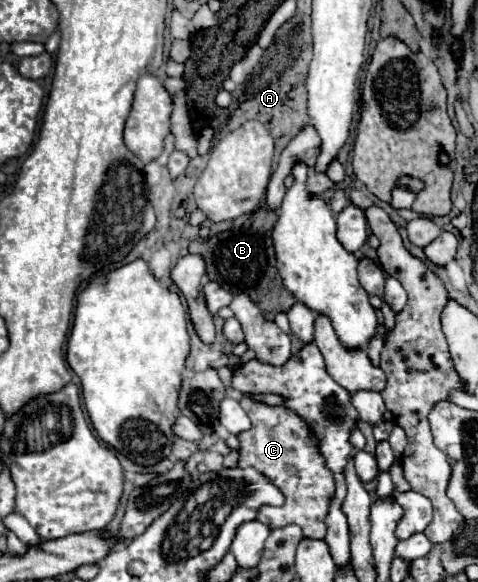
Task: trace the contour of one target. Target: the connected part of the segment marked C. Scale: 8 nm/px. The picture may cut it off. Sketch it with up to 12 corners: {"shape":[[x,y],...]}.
{"shape":[[241,405],[239,467],[285,495],[271,529],[323,539],[335,481],[307,423],[285,407]]}

